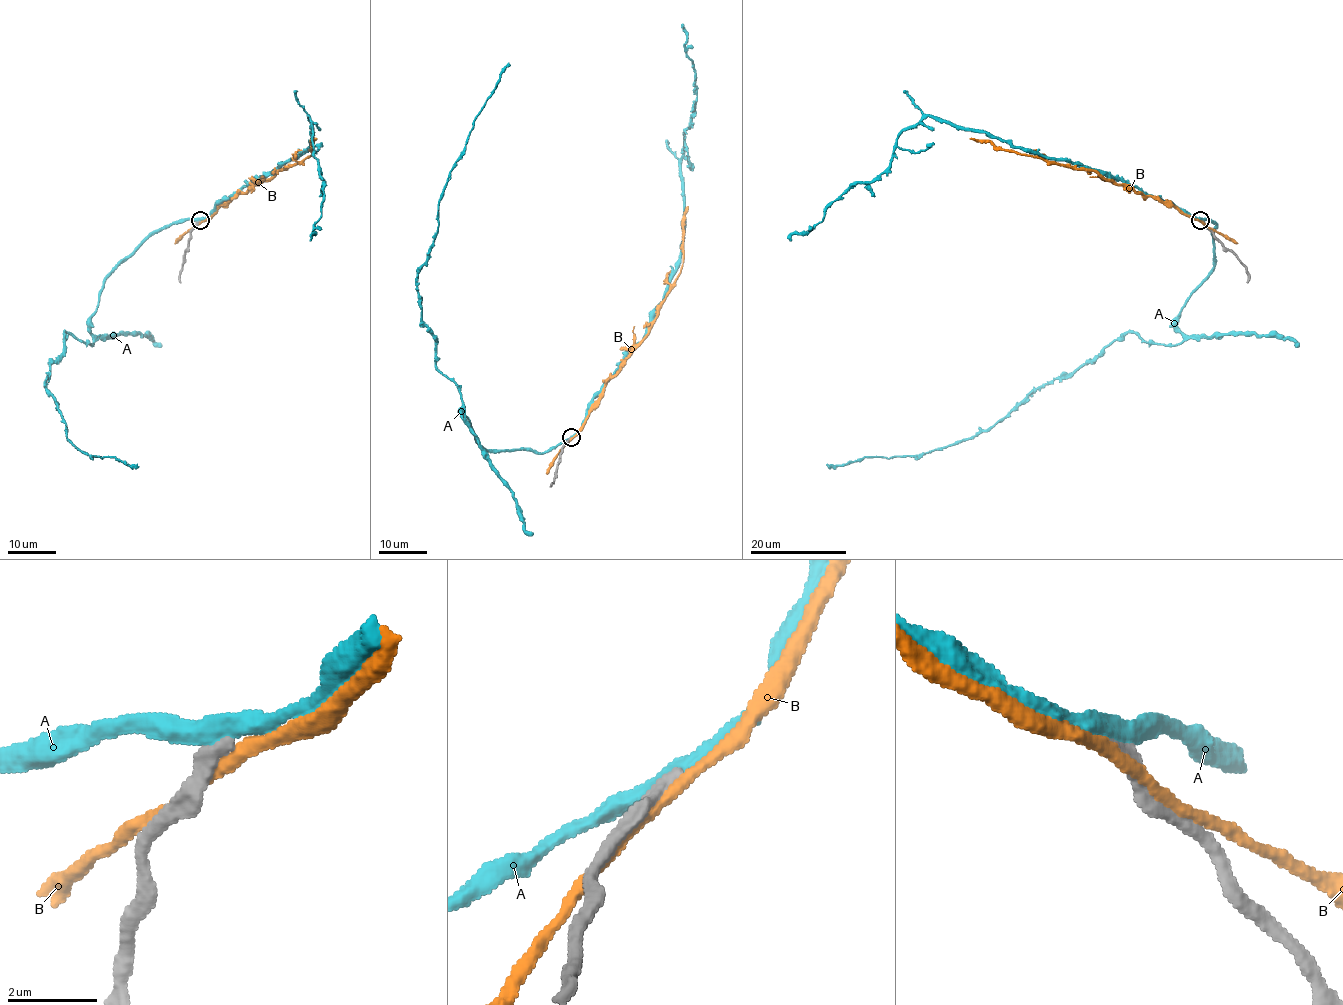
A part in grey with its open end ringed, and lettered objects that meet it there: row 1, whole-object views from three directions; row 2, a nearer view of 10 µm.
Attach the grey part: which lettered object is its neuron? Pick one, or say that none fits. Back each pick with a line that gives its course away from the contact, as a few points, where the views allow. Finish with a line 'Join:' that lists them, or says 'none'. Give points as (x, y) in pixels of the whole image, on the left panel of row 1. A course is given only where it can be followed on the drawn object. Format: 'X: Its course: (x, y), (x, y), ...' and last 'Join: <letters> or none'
Join: none

